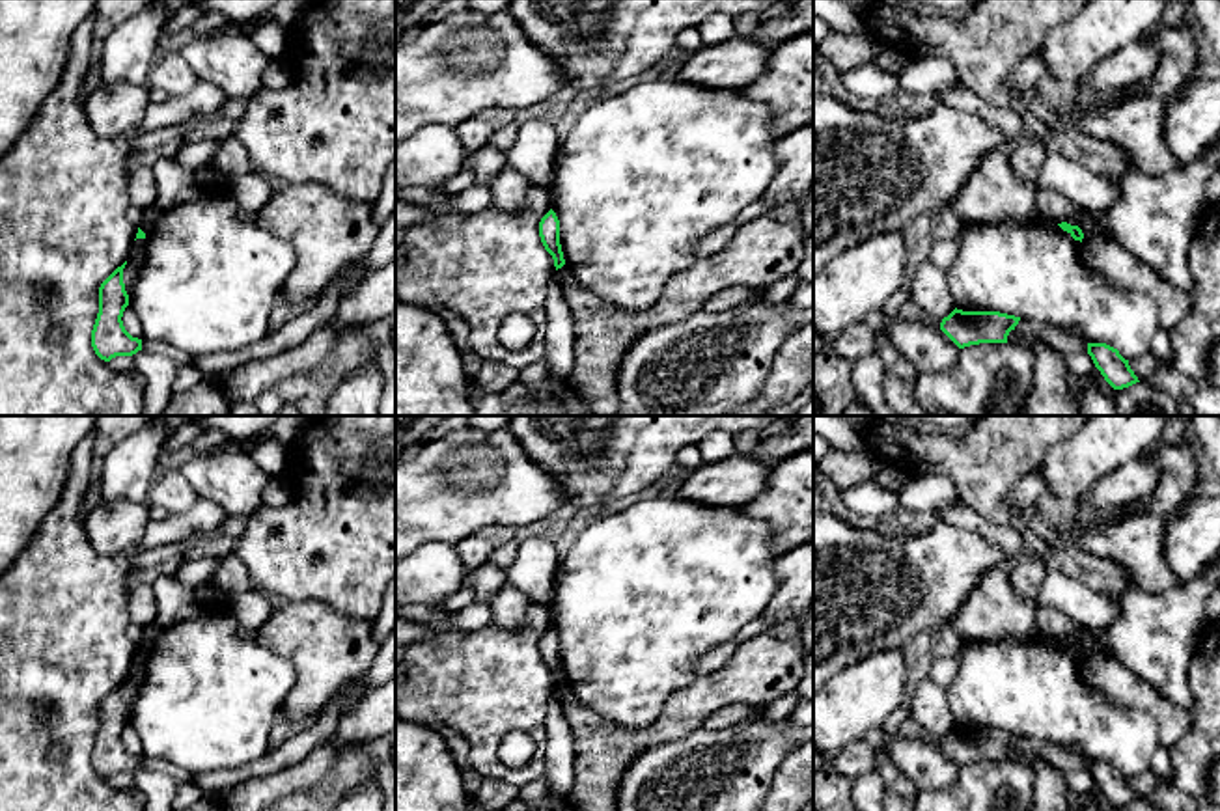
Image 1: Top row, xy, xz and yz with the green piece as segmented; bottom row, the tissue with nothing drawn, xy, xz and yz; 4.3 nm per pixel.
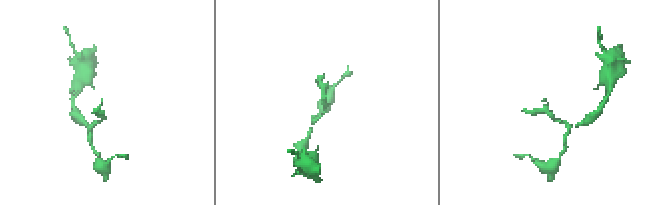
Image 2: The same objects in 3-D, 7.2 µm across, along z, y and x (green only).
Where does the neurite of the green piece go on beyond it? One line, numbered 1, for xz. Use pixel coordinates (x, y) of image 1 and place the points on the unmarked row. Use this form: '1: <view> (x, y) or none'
1: none

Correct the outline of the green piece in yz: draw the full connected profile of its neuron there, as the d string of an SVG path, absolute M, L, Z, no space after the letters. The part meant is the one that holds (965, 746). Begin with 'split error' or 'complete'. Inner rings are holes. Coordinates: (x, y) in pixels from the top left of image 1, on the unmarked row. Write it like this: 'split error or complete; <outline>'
complete; M953 727L942 736L940 748L959 764L979 761L1007 761L1007 753L1020 735L1000 729L963 729Z

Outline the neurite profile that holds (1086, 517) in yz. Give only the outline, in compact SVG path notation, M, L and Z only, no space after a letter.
M1136 500L1132 503L1110 507L1093 507L1089 503L1078 503L1074 516L1054 528L1054 539L1073 544L1073 541L1084 531L1119 522L1147 509L1151 509L1149 500Z

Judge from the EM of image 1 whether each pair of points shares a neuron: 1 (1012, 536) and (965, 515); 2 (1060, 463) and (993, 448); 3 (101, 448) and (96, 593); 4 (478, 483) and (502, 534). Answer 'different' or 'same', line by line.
1: same
2: different
3: different
4: different

